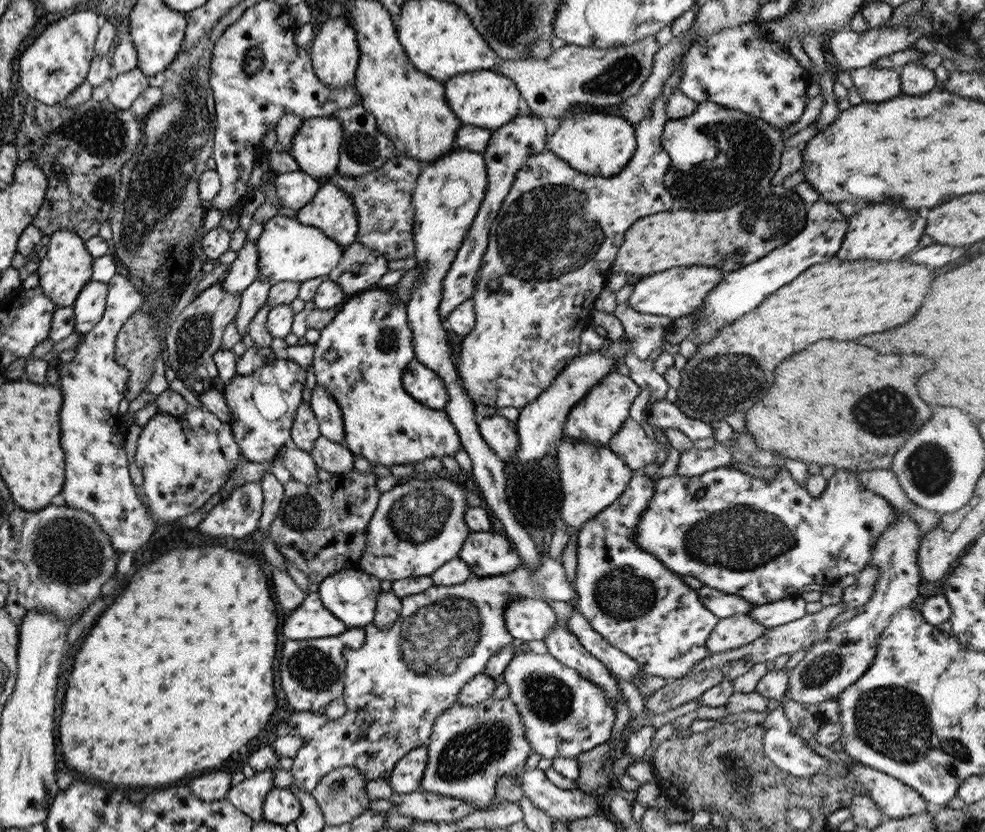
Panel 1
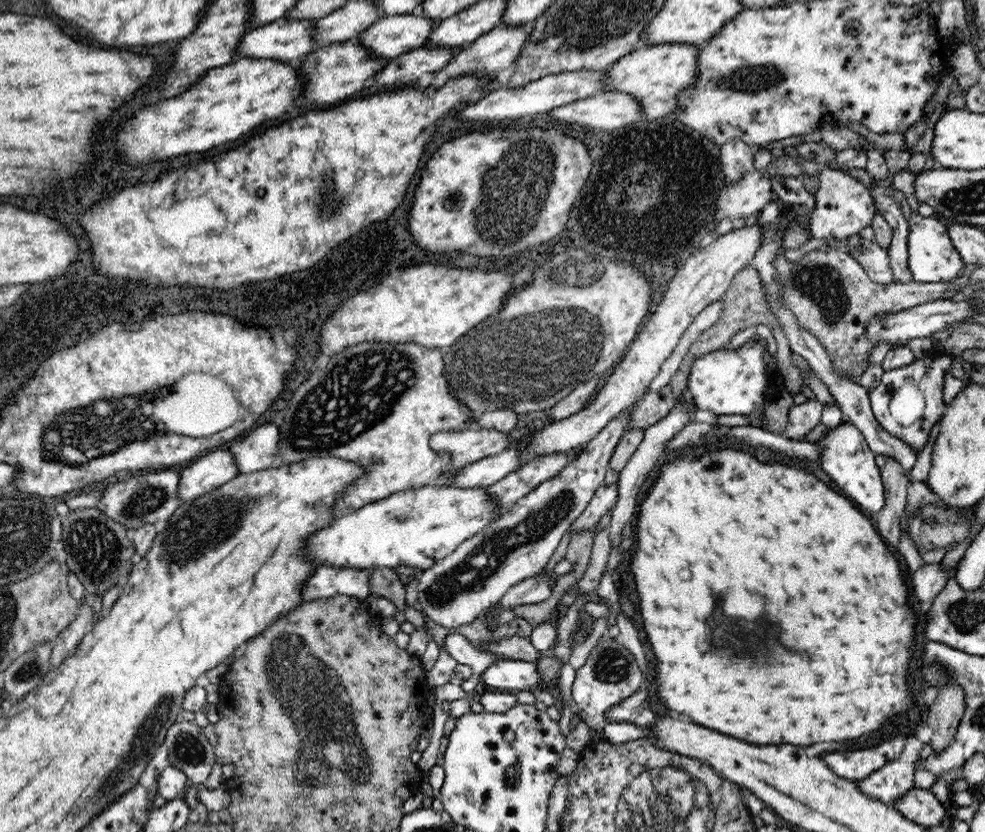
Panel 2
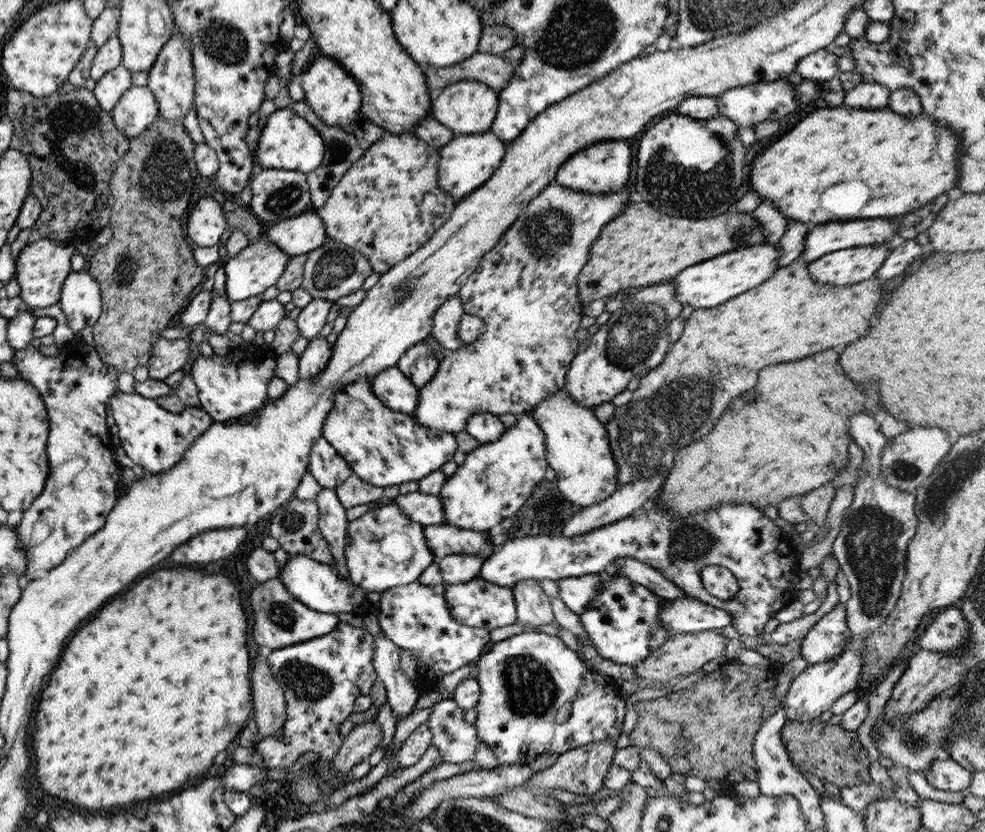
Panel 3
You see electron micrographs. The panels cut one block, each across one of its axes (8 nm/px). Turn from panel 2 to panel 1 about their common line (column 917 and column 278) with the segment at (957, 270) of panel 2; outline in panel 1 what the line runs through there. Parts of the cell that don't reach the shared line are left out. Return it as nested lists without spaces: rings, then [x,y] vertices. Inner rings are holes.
[[[280,213],[265,222],[264,233],[258,238],[256,245],[260,254],[261,274],[258,279],[270,279],[276,283],[303,283],[318,277],[328,277],[342,260],[345,248],[317,227],[301,224],[298,220]]]

